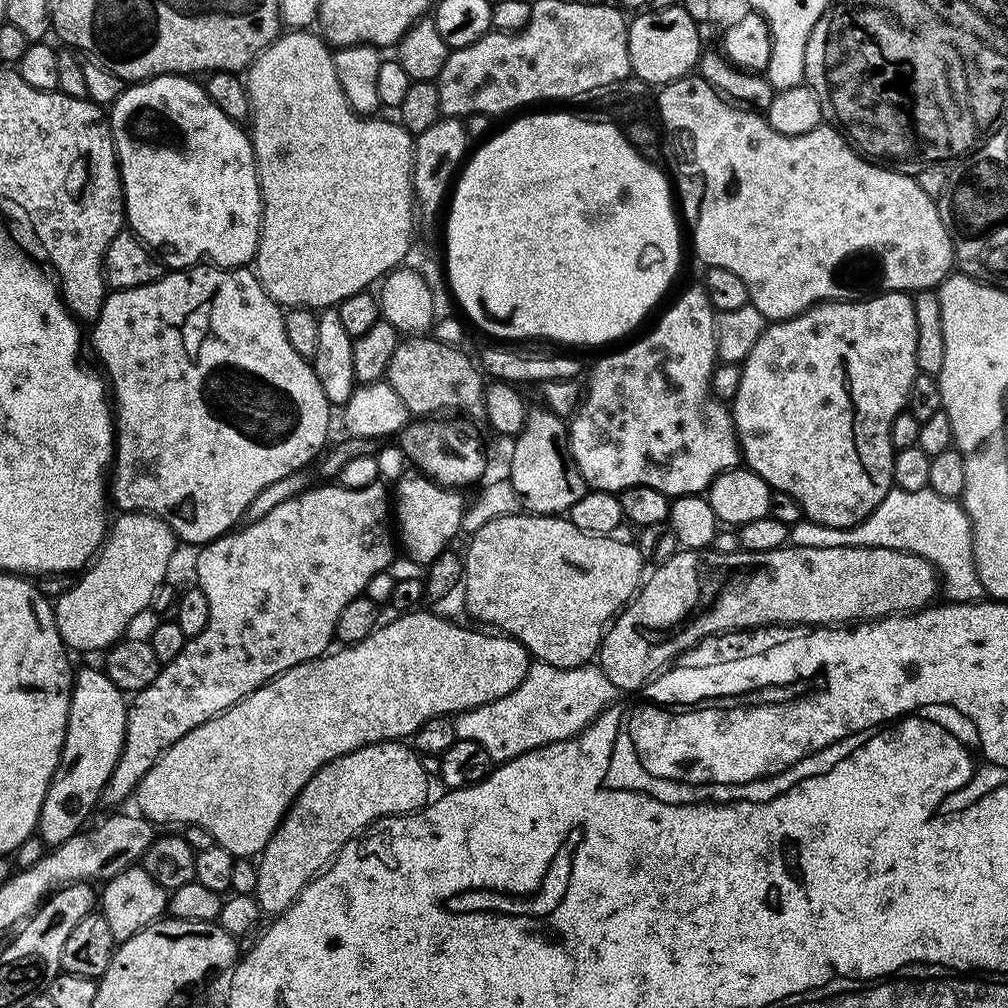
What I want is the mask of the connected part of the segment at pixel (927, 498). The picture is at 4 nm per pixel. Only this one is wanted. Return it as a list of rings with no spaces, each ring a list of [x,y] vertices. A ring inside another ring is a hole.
[[[892,487],[878,502],[878,506],[866,517],[861,524],[855,524],[853,528],[831,528],[822,526],[822,522],[814,522],[803,519],[797,524],[791,525],[788,530],[788,544],[794,548],[811,546],[814,550],[823,548],[837,548],[838,546],[858,546],[859,548],[889,548],[899,552],[909,552],[915,556],[926,558],[936,567],[939,579],[942,581],[942,592],[949,601],[954,604],[974,604],[985,599],[986,593],[982,586],[982,578],[978,578],[978,570],[974,562],[974,546],[972,545],[972,520],[964,511],[960,500],[942,498],[930,487],[922,490],[902,490]]]

